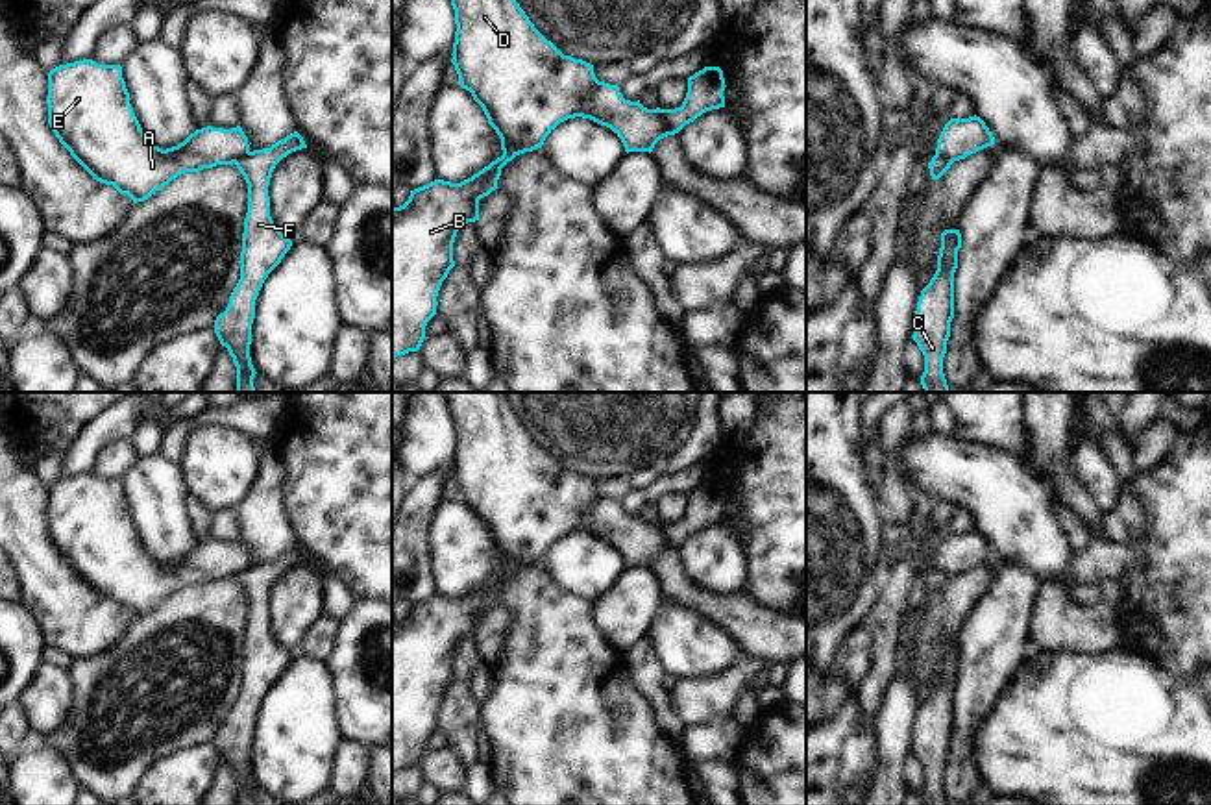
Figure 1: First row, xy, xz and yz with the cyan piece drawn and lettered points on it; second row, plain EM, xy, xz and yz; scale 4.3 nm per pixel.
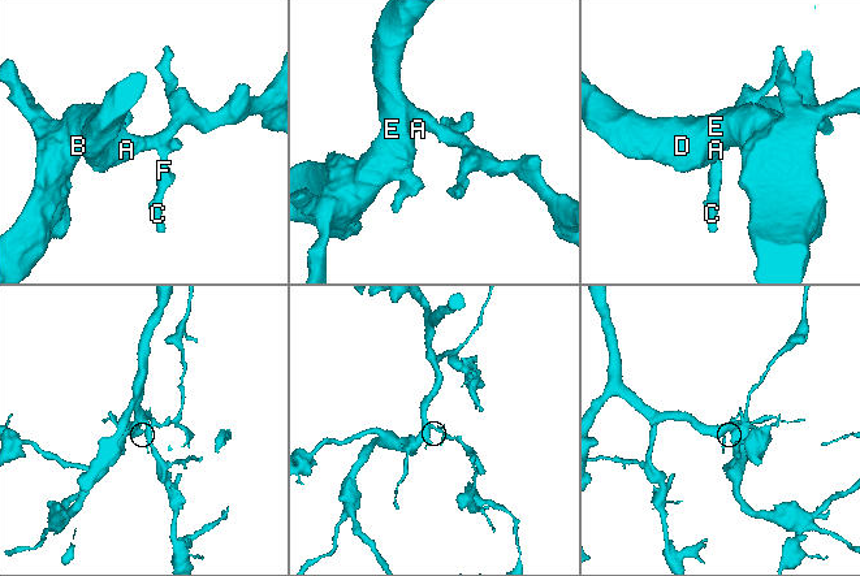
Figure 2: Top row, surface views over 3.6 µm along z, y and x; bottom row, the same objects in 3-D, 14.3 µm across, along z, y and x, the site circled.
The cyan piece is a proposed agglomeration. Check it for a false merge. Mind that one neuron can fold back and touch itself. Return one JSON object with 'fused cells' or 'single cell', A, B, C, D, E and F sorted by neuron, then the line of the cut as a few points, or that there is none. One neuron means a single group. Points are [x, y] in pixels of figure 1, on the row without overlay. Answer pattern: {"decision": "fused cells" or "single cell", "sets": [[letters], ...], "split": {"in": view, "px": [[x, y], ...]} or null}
{"decision": "fused cells", "sets": [["A", "B", "D", "E"], ["C", "F"]], "split": {"in": "xz", "px": [[655, 524], [675, 546]]}}

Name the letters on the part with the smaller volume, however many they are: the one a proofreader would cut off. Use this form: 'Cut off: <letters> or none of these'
Cut off: C, F

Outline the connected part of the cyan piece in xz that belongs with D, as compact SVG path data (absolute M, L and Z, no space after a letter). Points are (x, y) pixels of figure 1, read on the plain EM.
M444 392L444 398L457 439L451 477L460 502L471 507L499 550L503 570L460 598L434 594L410 605L403 620L392 620L392 775L420 764L425 740L436 729L440 700L455 681L457 646L479 635L479 614L497 603L508 576L542 563L560 537L575 531L610 542L627 568L651 568L660 553L675 550L660 526L625 514L618 500L595 492L593 479L564 470L547 455L516 416L507 392Z

